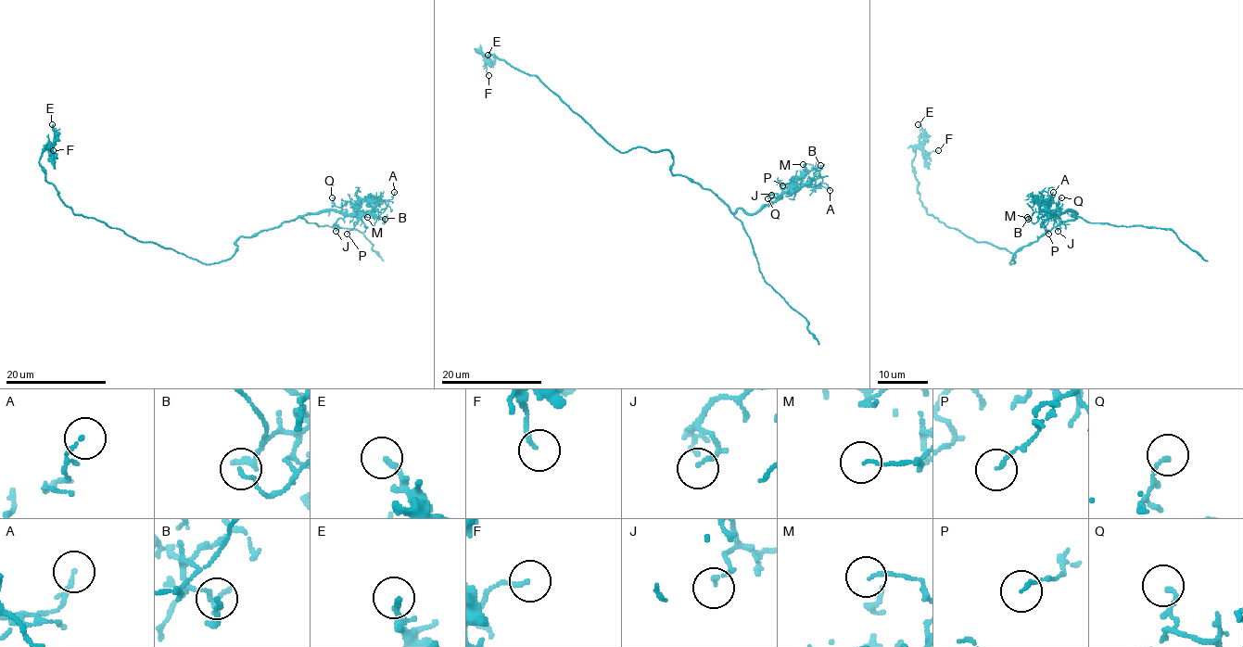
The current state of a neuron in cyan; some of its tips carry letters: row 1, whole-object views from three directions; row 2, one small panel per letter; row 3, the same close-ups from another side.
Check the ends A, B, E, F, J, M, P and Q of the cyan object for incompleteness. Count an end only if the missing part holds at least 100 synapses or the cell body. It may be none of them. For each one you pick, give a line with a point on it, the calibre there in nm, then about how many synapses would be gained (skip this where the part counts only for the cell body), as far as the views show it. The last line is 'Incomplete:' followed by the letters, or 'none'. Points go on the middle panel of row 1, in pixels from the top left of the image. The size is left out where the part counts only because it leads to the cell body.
Incomplete: none

